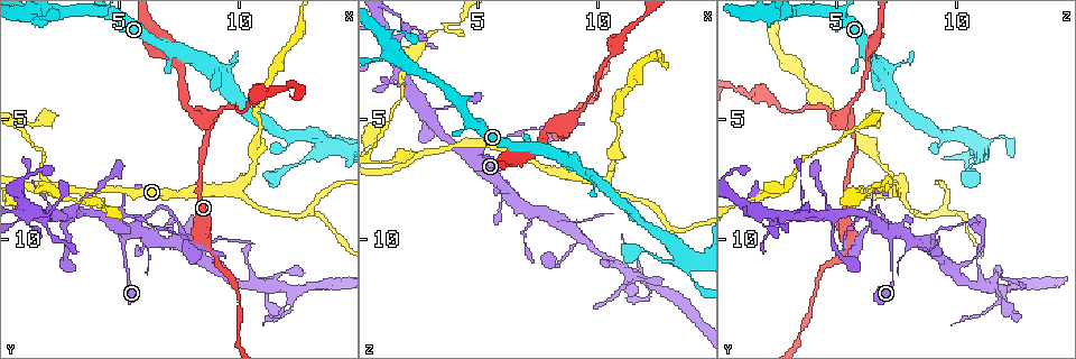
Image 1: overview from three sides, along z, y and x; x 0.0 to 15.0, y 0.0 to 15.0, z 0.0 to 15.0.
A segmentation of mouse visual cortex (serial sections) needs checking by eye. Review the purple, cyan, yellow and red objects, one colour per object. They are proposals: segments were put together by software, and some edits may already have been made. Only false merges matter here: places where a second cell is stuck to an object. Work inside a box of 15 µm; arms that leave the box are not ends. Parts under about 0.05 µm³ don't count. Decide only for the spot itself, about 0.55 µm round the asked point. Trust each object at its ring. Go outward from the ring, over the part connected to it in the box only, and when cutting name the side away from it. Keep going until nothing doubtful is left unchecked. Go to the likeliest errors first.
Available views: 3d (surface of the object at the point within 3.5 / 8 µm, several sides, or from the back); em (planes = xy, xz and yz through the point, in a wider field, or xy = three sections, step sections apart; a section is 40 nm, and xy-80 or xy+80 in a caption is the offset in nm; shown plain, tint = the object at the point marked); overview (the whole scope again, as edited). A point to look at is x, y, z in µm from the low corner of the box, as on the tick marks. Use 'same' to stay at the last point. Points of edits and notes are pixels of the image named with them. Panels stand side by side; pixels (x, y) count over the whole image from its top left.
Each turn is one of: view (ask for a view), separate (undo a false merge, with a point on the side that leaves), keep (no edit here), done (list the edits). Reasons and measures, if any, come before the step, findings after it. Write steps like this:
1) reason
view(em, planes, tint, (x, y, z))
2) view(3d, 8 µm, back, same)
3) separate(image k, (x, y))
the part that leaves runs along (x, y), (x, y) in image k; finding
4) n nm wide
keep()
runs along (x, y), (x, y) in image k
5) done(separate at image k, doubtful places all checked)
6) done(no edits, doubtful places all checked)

view(3d, 3.5 µm, (9.7, 7.9, 7.7))

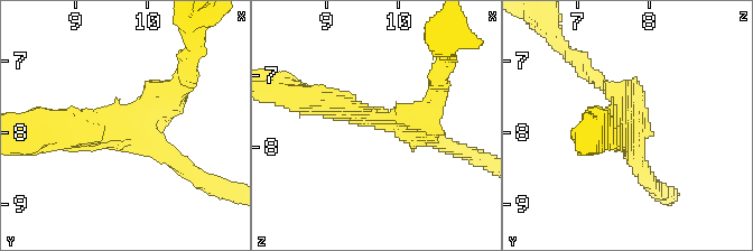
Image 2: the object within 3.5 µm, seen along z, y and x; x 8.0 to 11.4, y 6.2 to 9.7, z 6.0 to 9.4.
view(em, planes, tint, (9.65, 7.95, 7.65))

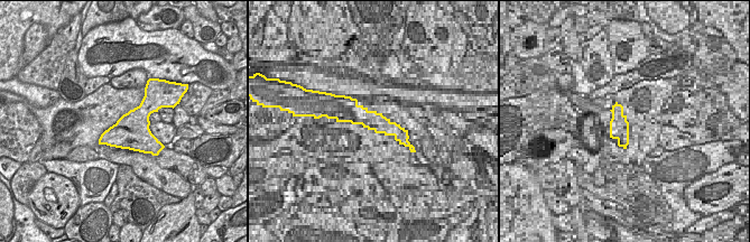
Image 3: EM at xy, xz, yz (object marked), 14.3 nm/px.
view(em, xy, step 1, tint, same)

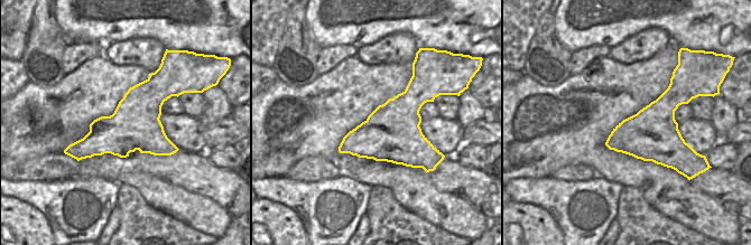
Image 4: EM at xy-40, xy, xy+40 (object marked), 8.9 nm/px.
keep()
all the same cell

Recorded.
thick turns thin
view(3d, 8 µm, back, (5.5, 9.7, 7.4))

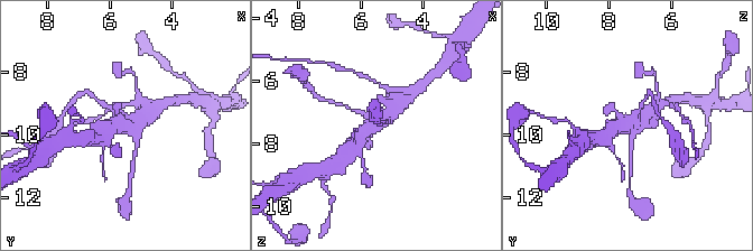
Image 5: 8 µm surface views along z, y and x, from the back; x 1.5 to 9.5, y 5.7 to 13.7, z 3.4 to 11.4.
view(3d, 3.5 µm, (5.6, 9.7, 7.4))

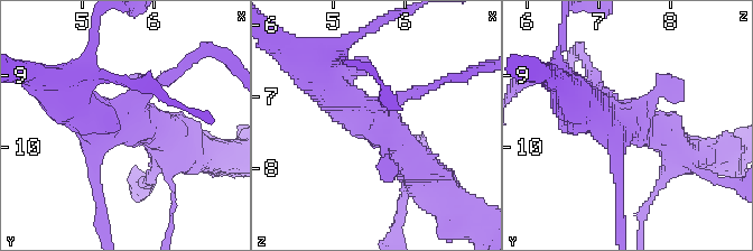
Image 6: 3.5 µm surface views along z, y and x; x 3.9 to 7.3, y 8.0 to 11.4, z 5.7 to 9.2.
view(em, xy, step 5, tint, (5.50, 9.70, 7.40))

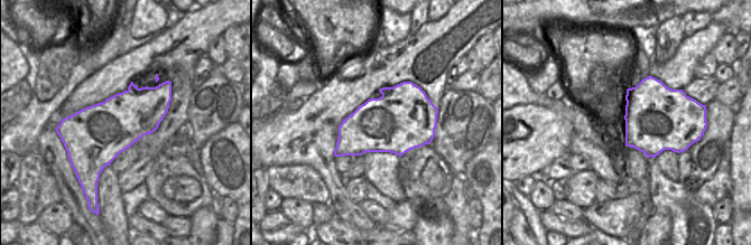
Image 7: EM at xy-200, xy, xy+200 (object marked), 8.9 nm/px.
keep()
runs along (347, 118), (382, 129), (424, 173) in image 6; all the same cell

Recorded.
thick turns thin
view(3d, 8 µm, (5.6, 9.0, 6.1))

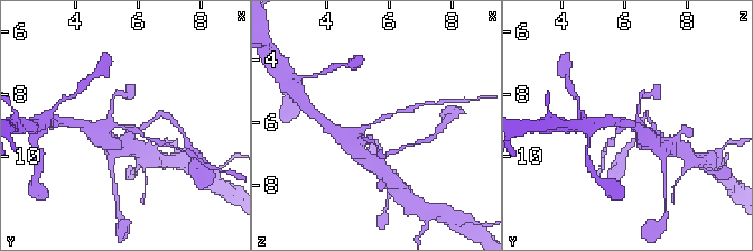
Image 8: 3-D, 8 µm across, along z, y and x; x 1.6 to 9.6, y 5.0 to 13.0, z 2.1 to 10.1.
arms of 150, 400 nm
view(em, xy, step 1, tint, (5.6, 9.0, 6.0))

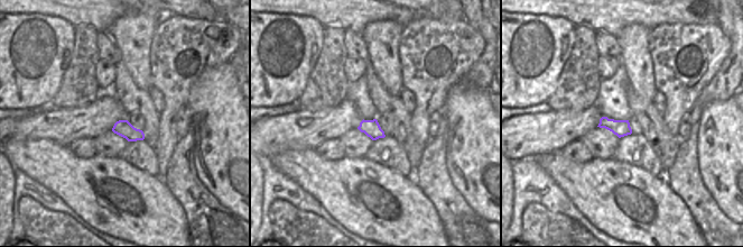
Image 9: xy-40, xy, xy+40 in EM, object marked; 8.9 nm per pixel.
separate(image 8, (611, 141))
the part that leaves runs along (373, 123), (398, 111), (414, 108) in image 8; two cells meet here

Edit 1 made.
done(separate at image 8, doubtful places all checked)

